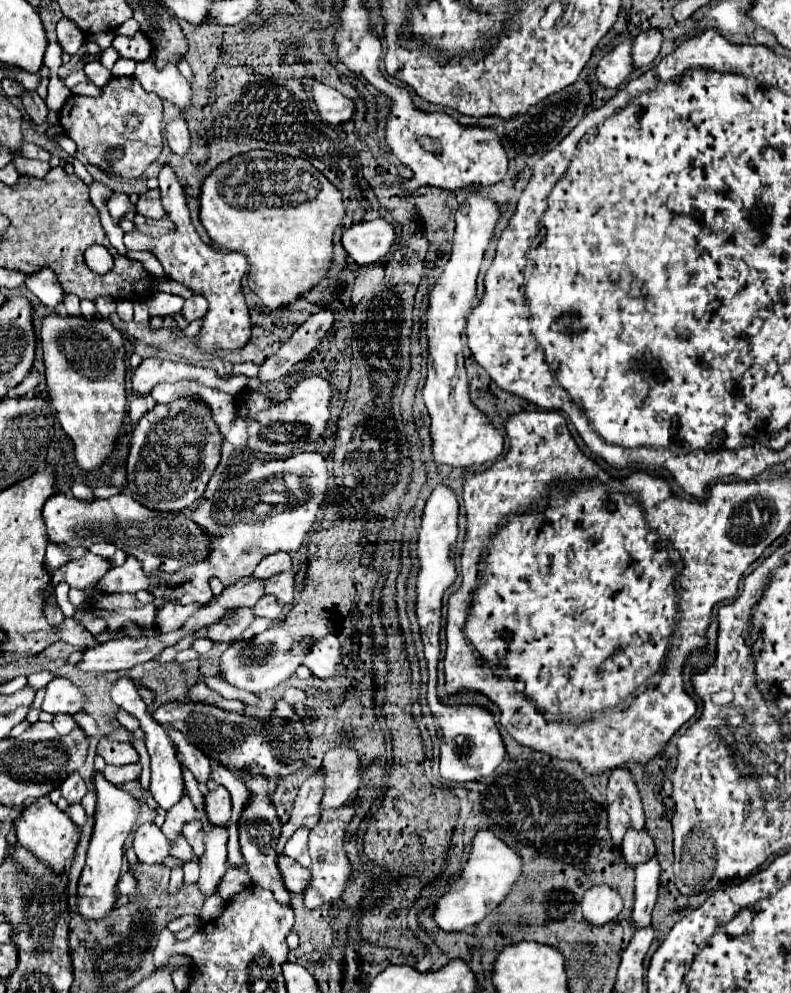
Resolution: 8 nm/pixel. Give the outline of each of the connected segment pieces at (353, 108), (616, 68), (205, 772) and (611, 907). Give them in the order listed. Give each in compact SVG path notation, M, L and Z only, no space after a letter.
M314 82L312 94L316 100L316 108L320 112L320 118L330 124L344 124L346 120L354 118L354 114L358 112L356 100L346 98L342 92L330 86L324 86L320 82Z
M632 38L618 44L608 56L604 56L598 64L596 76L598 82L606 88L620 88L622 82L634 72L632 64Z
M168 730L168 736L172 738L172 742L174 742L176 748L178 748L178 760L180 760L186 768L190 768L190 772L194 774L194 778L196 778L200 784L206 784L206 782L210 780L210 774L212 774L212 770L210 770L210 760L208 760L198 748L194 748L194 744L190 744L190 742L186 740L186 736L178 734L176 730Z
M598 884L586 890L582 898L582 914L592 924L606 924L622 912L624 900L620 892L608 884Z

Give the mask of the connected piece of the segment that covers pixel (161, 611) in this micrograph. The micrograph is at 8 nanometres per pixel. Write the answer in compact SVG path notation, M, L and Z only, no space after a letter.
M166 602L164 606L158 608L158 628L162 632L174 632L174 630L180 630L184 626L184 622L196 614L198 610L202 610L206 604L198 604L198 602L192 602L192 604L174 604L174 602Z

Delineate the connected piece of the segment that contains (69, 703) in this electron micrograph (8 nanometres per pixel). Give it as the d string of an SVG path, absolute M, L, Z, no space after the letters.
M54 678L46 686L46 698L42 702L42 710L50 714L66 712L66 714L76 714L84 710L86 696L80 686L70 682L68 678Z

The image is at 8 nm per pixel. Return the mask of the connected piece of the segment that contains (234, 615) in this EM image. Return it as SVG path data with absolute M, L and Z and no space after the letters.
M238 608L238 610L230 610L226 612L218 622L214 622L208 628L208 638L212 638L214 642L232 642L236 640L254 620L254 612L252 608Z

